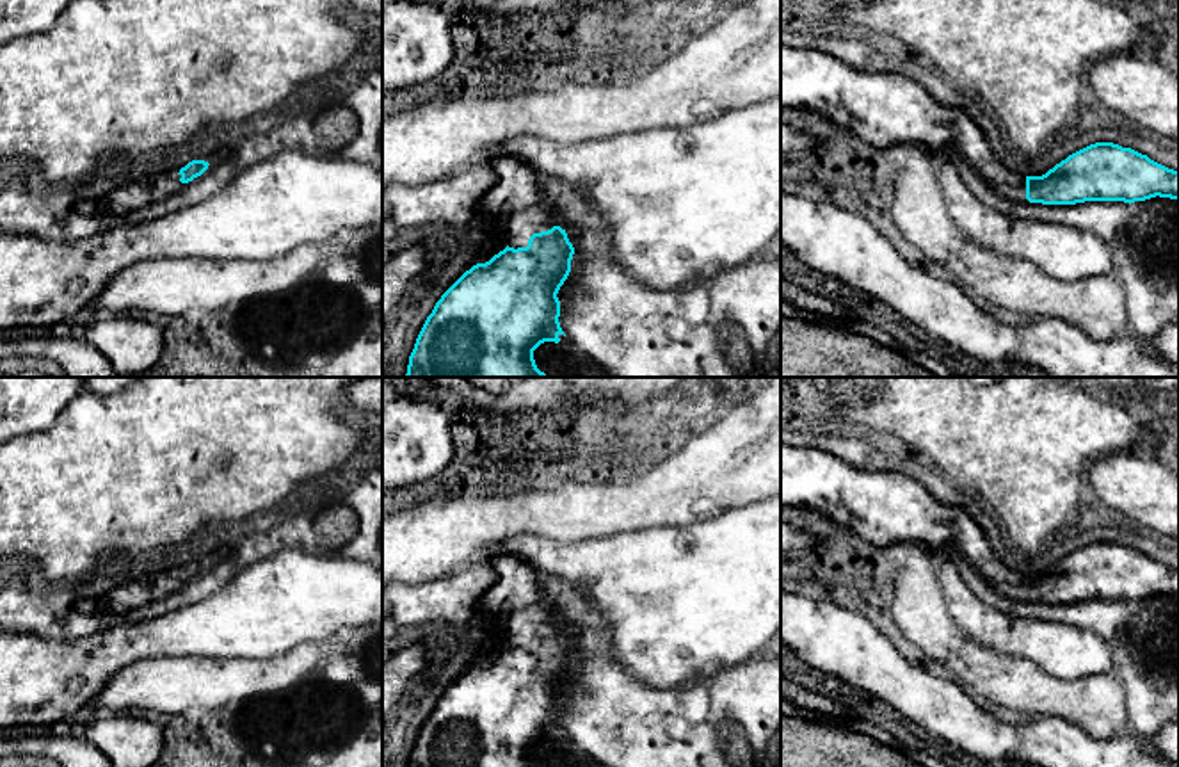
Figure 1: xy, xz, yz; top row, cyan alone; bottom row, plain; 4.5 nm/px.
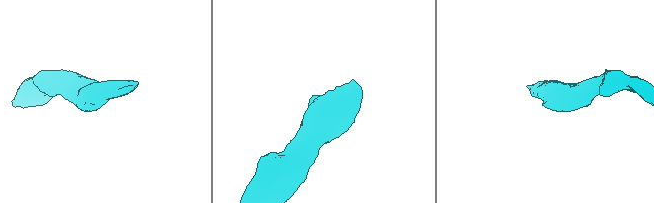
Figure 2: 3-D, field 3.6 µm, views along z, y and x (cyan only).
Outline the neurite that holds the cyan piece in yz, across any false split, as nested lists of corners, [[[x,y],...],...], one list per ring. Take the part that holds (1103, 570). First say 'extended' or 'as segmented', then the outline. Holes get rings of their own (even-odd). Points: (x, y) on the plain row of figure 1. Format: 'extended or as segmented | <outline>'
extended | [[[781,443],[781,507],[786,505],[820,513],[875,546],[923,543],[944,553],[955,546],[1010,600],[1179,598],[1179,569],[1113,541],[1090,543],[1042,575],[1017,573],[1005,566],[964,509],[939,502],[905,473],[868,472],[820,448]]]

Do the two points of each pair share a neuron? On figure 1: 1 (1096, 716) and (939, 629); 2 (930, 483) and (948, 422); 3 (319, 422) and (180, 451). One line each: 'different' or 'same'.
1: same
2: different
3: same

